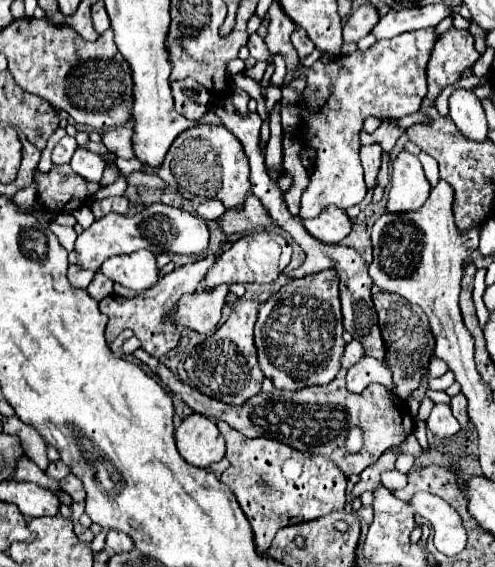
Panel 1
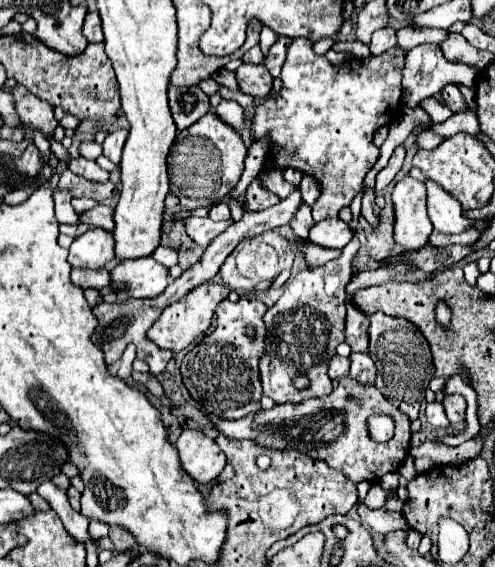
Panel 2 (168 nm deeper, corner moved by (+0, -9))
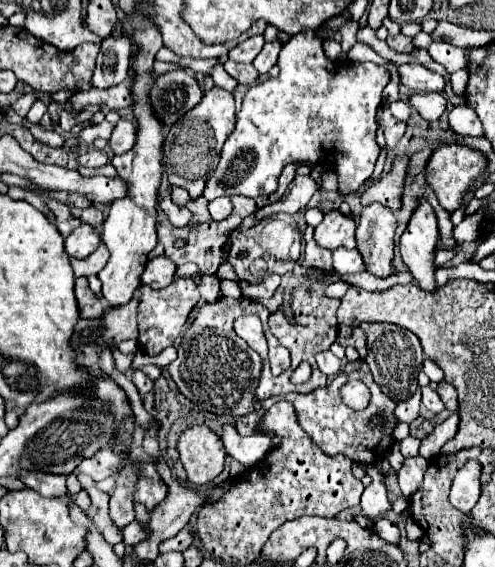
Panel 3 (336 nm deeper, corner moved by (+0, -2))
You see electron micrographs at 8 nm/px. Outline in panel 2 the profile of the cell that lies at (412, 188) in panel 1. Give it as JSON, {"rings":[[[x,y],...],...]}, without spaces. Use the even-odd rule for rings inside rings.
{"rings":[[[405,177],[393,189],[395,243],[403,251],[419,251],[427,245],[433,225],[427,215],[425,185]]]}

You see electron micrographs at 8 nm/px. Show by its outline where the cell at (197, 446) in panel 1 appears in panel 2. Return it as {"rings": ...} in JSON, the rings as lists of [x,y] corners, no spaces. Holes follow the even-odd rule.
{"rings":[[[185,429],[175,443],[183,469],[195,483],[211,483],[225,467],[225,455],[203,431]]]}

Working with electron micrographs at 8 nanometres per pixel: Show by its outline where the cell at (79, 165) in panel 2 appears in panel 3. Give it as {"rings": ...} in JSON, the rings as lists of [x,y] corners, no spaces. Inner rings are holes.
{"rings":[[[89,148],[89,150],[79,152],[77,162],[81,166],[87,166],[87,168],[99,168],[99,166],[105,166],[109,160],[107,160],[107,154],[105,152],[95,150],[95,148]]]}

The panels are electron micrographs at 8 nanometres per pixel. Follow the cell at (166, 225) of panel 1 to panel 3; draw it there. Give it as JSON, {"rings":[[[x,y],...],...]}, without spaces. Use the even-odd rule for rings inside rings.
{"rings":[[[81,224],[77,230],[71,232],[71,236],[65,238],[65,250],[71,258],[87,258],[97,250],[99,244],[101,234],[89,224]]]}

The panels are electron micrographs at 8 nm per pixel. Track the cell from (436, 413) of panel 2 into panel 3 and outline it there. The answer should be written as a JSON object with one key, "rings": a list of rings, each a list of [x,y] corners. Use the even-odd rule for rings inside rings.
{"rings":[[[425,386],[425,388],[421,388],[421,392],[423,392],[421,402],[423,402],[423,406],[425,406],[429,412],[439,414],[439,412],[445,410],[445,406],[443,406],[443,402],[441,402],[441,398],[439,398],[439,394],[437,394],[435,390],[431,390],[429,386]]]}

